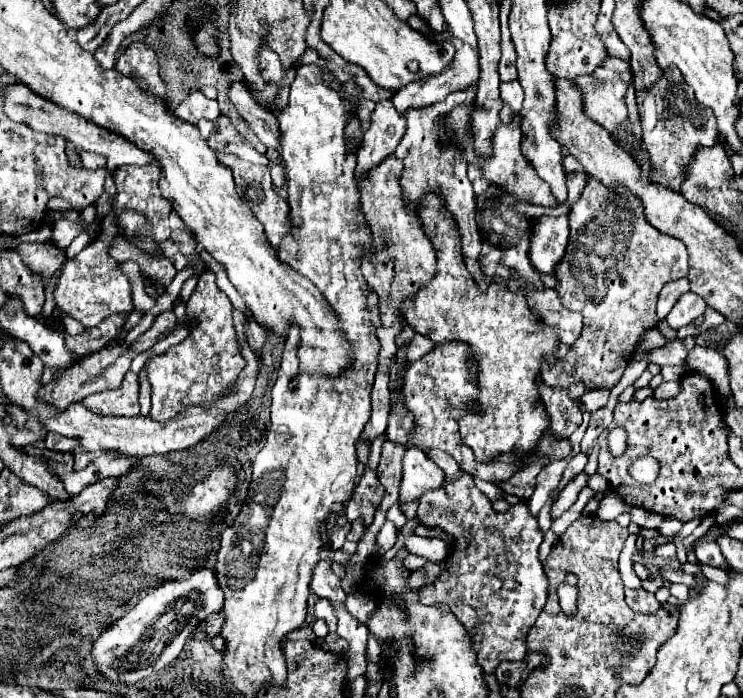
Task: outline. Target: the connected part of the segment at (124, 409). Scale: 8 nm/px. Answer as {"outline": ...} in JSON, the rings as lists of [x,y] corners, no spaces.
{"outline":[[[127,372],[123,384],[117,390],[105,390],[87,396],[81,404],[101,416],[137,416],[139,414],[137,374]]]}

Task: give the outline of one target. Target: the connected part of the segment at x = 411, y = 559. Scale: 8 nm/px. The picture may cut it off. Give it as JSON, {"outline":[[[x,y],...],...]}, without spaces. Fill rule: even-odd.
{"outline":[[[409,554],[404,560],[403,565],[406,569],[408,569],[411,572],[415,572],[419,569],[422,569],[425,564],[428,562],[426,558]]]}

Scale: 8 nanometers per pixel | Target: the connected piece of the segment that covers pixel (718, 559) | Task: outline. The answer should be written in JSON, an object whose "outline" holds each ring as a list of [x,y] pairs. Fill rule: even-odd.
{"outline":[[[701,540],[695,544],[695,556],[699,562],[703,564],[709,564],[709,566],[721,566],[725,564],[725,556],[721,554],[719,546],[715,542],[707,542],[707,540]]]}

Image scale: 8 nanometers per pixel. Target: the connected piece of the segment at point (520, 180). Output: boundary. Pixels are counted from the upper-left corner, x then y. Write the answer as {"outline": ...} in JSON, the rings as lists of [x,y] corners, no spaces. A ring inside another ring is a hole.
{"outline":[[[515,116],[511,124],[497,126],[495,136],[493,136],[493,154],[487,160],[481,160],[483,176],[489,182],[505,188],[507,192],[511,192],[513,196],[517,196],[523,202],[537,204],[537,206],[557,206],[555,196],[551,194],[549,186],[543,180],[539,180],[539,176],[535,174],[529,160],[521,154],[521,126],[519,126],[519,122],[521,122],[521,116]]]}

